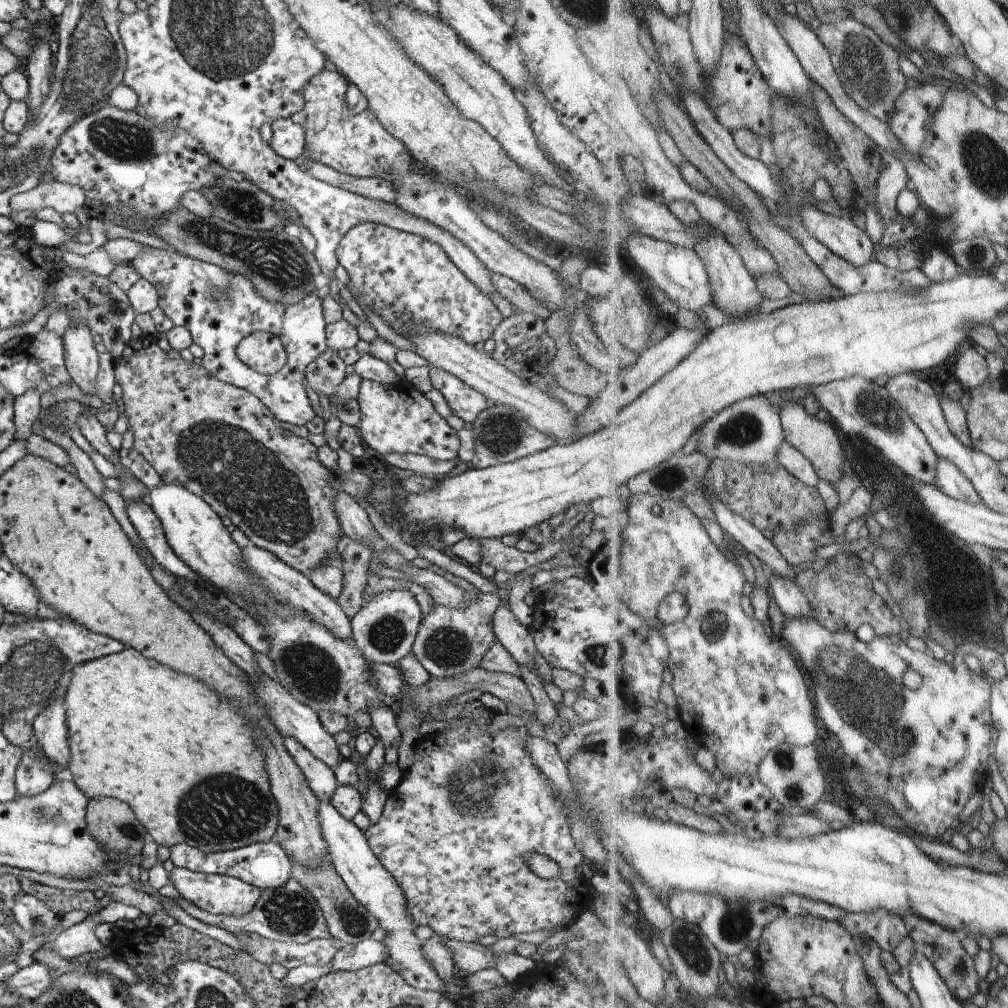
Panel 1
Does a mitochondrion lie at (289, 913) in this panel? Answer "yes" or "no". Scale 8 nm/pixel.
yes

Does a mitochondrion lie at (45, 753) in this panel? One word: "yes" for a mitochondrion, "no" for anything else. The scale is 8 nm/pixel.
no

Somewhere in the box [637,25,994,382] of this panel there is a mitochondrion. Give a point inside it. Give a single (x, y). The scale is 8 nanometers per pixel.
(862, 59)

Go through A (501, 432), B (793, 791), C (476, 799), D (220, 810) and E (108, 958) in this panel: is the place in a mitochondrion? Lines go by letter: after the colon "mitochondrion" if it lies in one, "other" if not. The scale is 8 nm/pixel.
A: mitochondrion
B: mitochondrion
C: mitochondrion
D: mitochondrion
E: other

